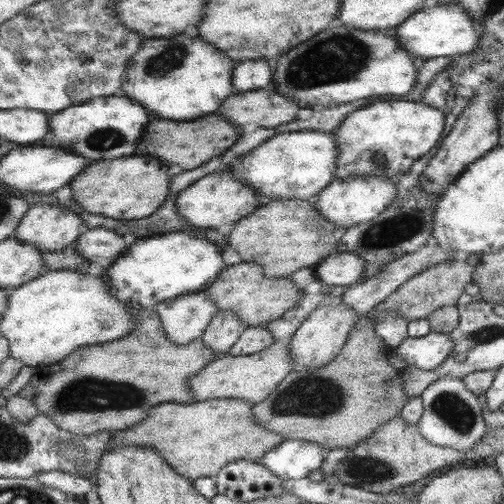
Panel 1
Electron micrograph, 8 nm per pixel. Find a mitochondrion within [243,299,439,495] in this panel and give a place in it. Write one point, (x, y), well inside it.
(316, 397)

